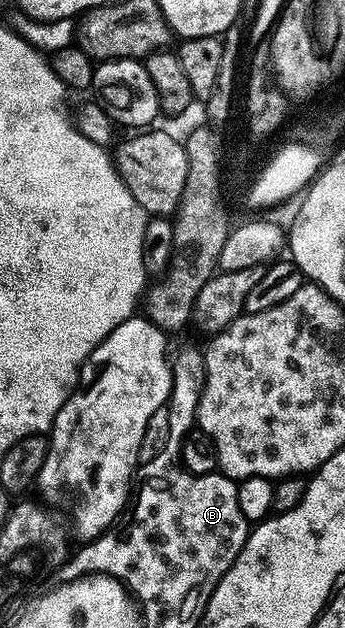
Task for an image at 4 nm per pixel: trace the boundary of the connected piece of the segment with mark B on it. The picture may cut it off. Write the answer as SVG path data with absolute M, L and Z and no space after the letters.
M168 447L151 463L142 465L137 477L137 492L133 497L133 509L135 505L133 524L154 533L159 539L183 537L182 552L189 555L192 562L203 561L201 589L204 594L209 595L215 589L215 584L229 571L229 567L235 565L241 547L247 542L249 522L245 519L245 515L241 515L241 506L237 504L238 484L221 471L216 471L209 475L201 475L201 485L195 485L195 475L183 468L178 448L175 447Z

